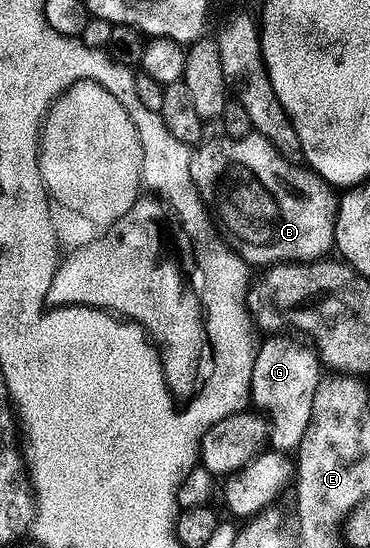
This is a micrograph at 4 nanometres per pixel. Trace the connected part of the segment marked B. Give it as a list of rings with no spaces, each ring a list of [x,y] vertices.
[[[250,134],[220,139],[206,139],[192,153],[191,178],[199,190],[201,199],[211,204],[213,200],[212,207],[215,209],[216,219],[227,233],[228,239],[232,241],[233,251],[238,252],[250,266],[308,262],[328,257],[334,247],[333,235],[339,199],[338,193],[329,183],[308,167],[295,165],[283,158],[265,136]]]

